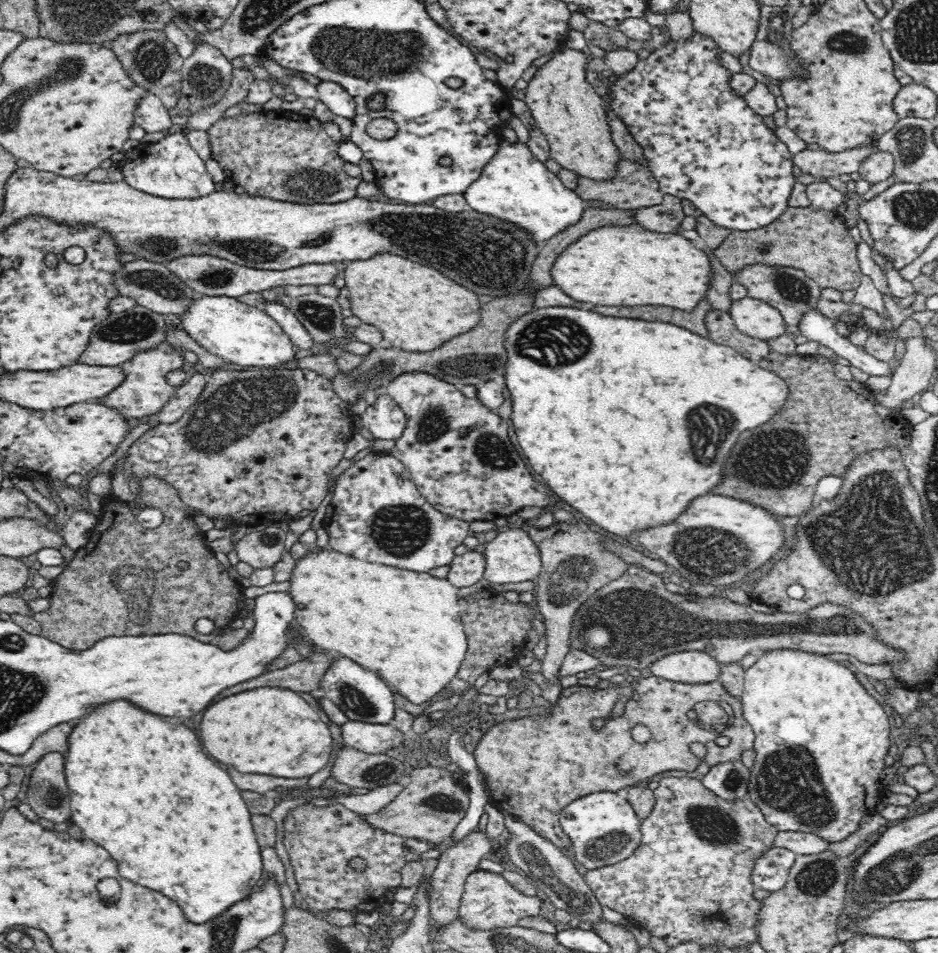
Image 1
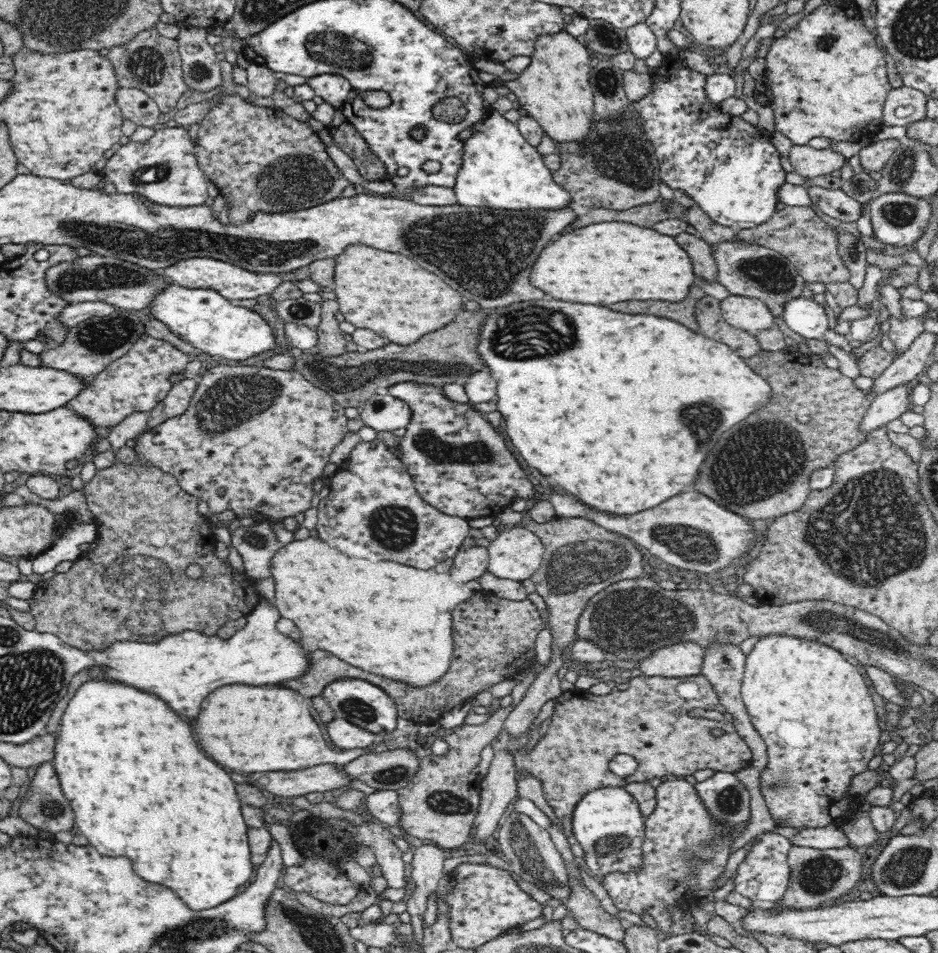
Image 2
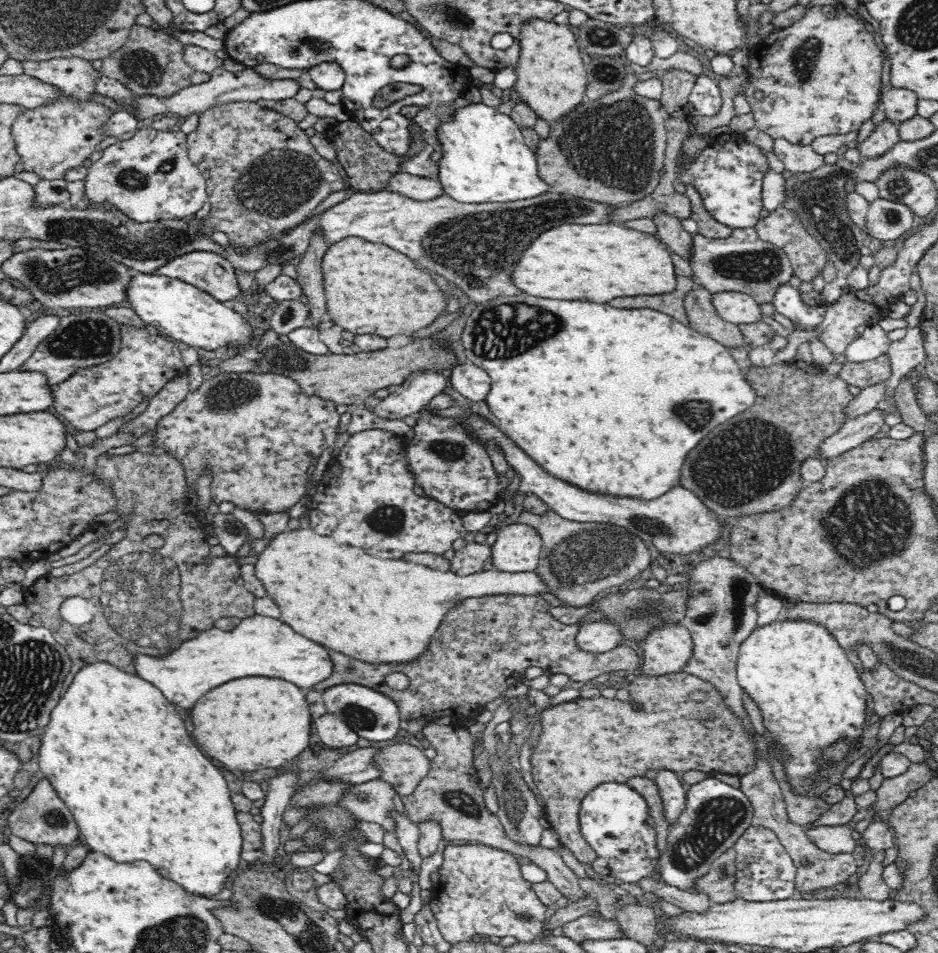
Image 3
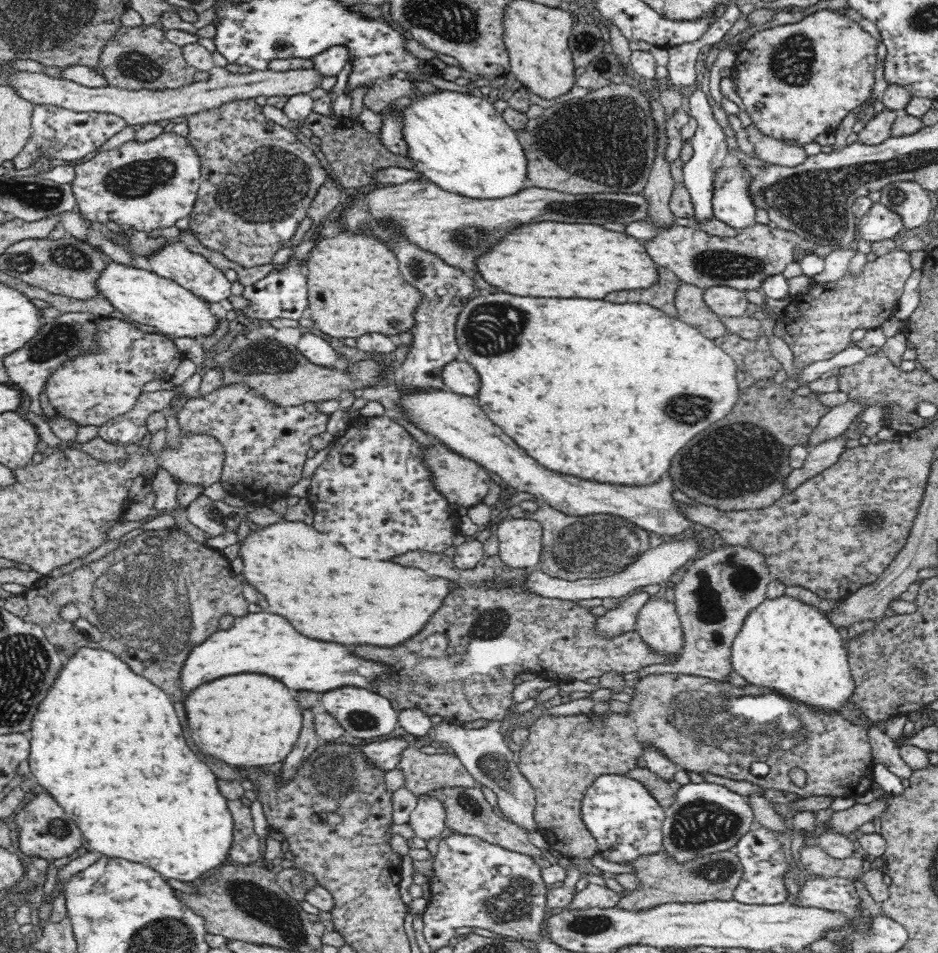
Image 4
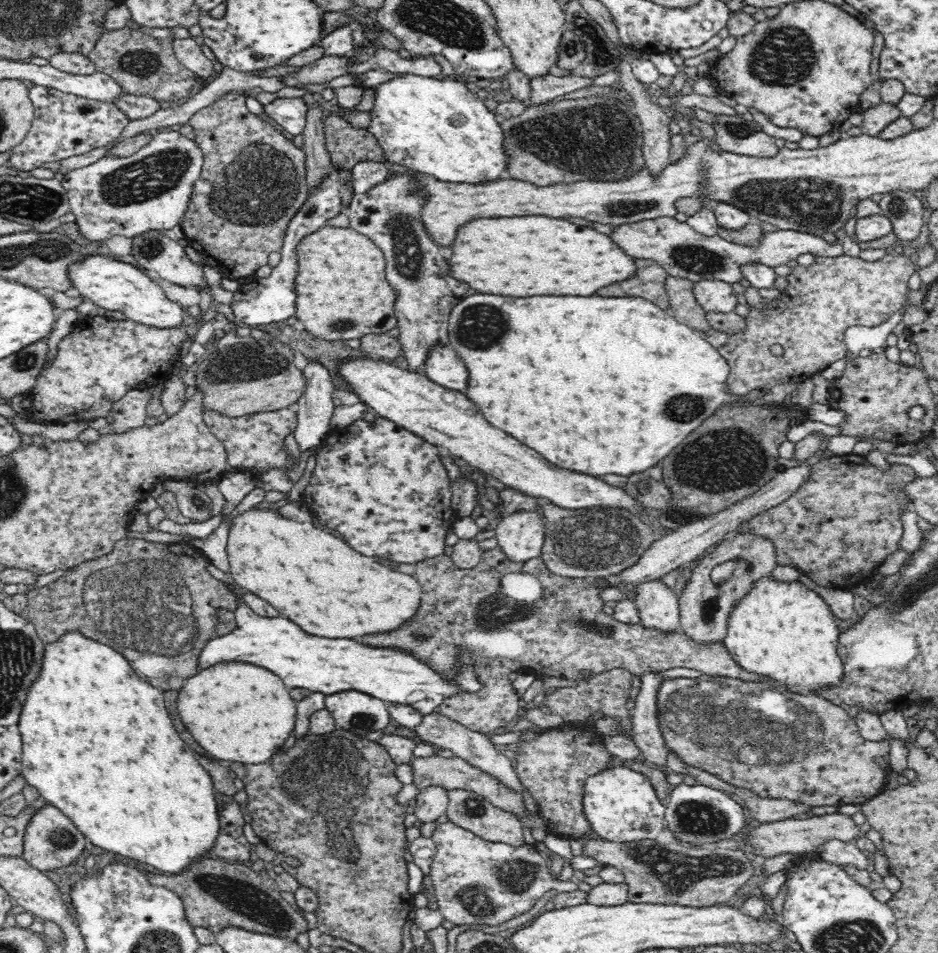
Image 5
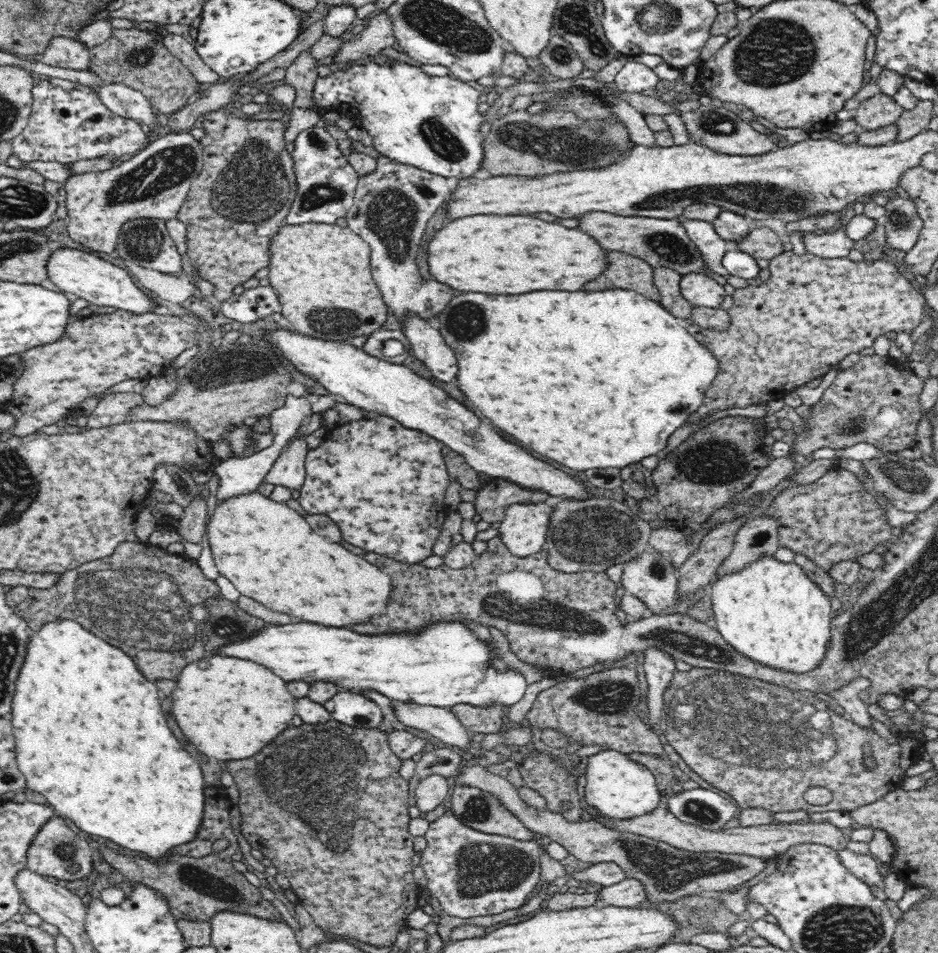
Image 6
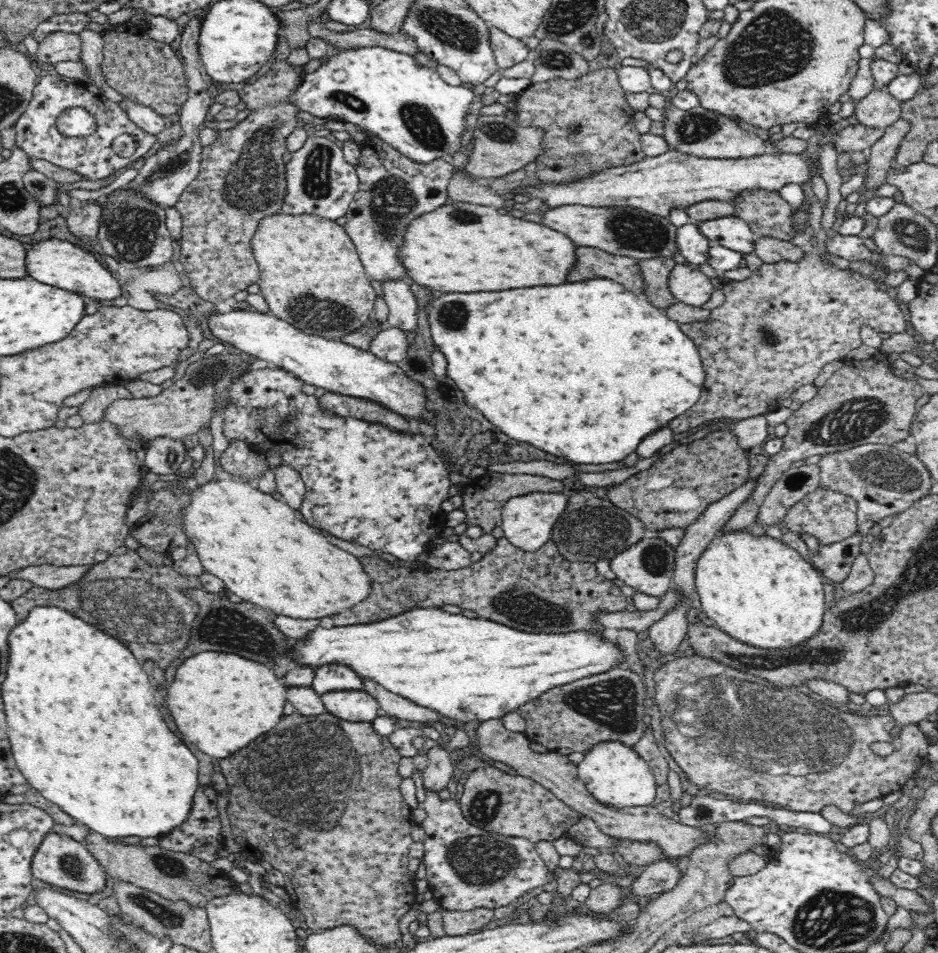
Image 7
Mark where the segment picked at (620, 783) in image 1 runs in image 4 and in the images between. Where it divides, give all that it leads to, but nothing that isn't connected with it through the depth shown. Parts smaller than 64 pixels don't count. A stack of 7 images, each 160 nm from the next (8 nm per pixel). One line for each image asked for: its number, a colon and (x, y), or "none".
2: (649, 721)
3: (678, 722)
4: (698, 723)

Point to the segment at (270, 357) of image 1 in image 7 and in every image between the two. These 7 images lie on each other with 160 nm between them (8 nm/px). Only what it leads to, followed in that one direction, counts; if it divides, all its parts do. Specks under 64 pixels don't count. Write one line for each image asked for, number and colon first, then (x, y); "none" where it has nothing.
2: (202, 317)
3: (191, 317)
4: (141, 295)
5: (112, 284)
6: (88, 276)
7: (59, 263)

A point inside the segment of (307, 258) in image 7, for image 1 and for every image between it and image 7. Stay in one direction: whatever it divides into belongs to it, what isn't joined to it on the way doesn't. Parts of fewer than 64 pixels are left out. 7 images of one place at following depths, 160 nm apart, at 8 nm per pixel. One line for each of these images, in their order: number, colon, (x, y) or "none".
1: (417, 309)
2: (386, 292)
3: (370, 289)
4: (354, 287)
5: (341, 293)
6: (321, 273)

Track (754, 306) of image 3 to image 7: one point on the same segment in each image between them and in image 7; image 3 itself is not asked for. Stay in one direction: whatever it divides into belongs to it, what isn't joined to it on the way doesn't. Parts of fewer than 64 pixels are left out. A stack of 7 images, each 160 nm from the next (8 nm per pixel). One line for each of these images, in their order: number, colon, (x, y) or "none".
4: (726, 301)
5: (713, 295)
6: (700, 290)
7: (690, 286)

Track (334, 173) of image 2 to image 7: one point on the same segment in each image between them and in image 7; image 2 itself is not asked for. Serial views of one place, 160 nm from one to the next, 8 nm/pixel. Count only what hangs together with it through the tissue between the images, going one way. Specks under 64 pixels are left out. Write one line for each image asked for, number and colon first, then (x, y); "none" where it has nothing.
3: (263, 177)
4: (258, 180)
5: (252, 182)
6: (246, 187)
7: (241, 180)

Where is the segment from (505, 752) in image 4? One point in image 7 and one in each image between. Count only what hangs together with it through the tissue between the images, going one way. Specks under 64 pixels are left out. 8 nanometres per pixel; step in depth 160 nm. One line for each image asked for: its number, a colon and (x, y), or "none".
5: (445, 733)
6: (438, 722)
7: (394, 705)

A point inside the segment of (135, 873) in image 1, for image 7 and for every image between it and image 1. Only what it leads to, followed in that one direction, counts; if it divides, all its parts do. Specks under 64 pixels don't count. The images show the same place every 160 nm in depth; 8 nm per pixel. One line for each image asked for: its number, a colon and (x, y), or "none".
2: (139, 787)
3: (117, 753)
4: (103, 738)
5: (97, 743)
6: (82, 707)
7: (85, 731)

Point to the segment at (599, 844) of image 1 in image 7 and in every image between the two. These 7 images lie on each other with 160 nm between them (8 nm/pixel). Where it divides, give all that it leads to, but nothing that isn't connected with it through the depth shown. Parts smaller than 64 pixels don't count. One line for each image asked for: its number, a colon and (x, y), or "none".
2: (608, 823)
3: (614, 818)
4: (626, 820)
5: (621, 804)
6: (619, 788)
7: (614, 773)

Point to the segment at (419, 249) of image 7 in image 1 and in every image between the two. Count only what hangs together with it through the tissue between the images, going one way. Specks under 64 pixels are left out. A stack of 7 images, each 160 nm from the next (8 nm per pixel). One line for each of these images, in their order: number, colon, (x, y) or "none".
1: (629, 265)
2: (609, 262)
3: (572, 262)
4: (552, 259)
5: (520, 256)
6: (495, 254)

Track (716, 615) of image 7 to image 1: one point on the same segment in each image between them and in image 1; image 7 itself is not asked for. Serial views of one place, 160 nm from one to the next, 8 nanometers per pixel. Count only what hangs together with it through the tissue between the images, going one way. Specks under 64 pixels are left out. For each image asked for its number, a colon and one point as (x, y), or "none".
1: (821, 740)
2: (792, 687)
3: (810, 694)
4: (785, 644)
5: (782, 630)
6: (770, 611)

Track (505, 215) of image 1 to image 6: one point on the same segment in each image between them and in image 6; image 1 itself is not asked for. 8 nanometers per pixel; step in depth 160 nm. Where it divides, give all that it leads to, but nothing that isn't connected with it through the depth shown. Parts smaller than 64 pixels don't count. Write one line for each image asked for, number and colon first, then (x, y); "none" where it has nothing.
2: (499, 169)
3: (484, 158)
4: (460, 142)
5: (440, 128)
6: (432, 123)

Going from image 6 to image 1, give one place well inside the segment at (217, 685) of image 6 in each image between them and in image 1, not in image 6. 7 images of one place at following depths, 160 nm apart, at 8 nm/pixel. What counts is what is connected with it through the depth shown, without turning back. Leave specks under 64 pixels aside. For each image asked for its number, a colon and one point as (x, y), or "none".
1: (270, 730)
2: (284, 736)
3: (253, 723)
4: (249, 719)
5: (236, 711)

